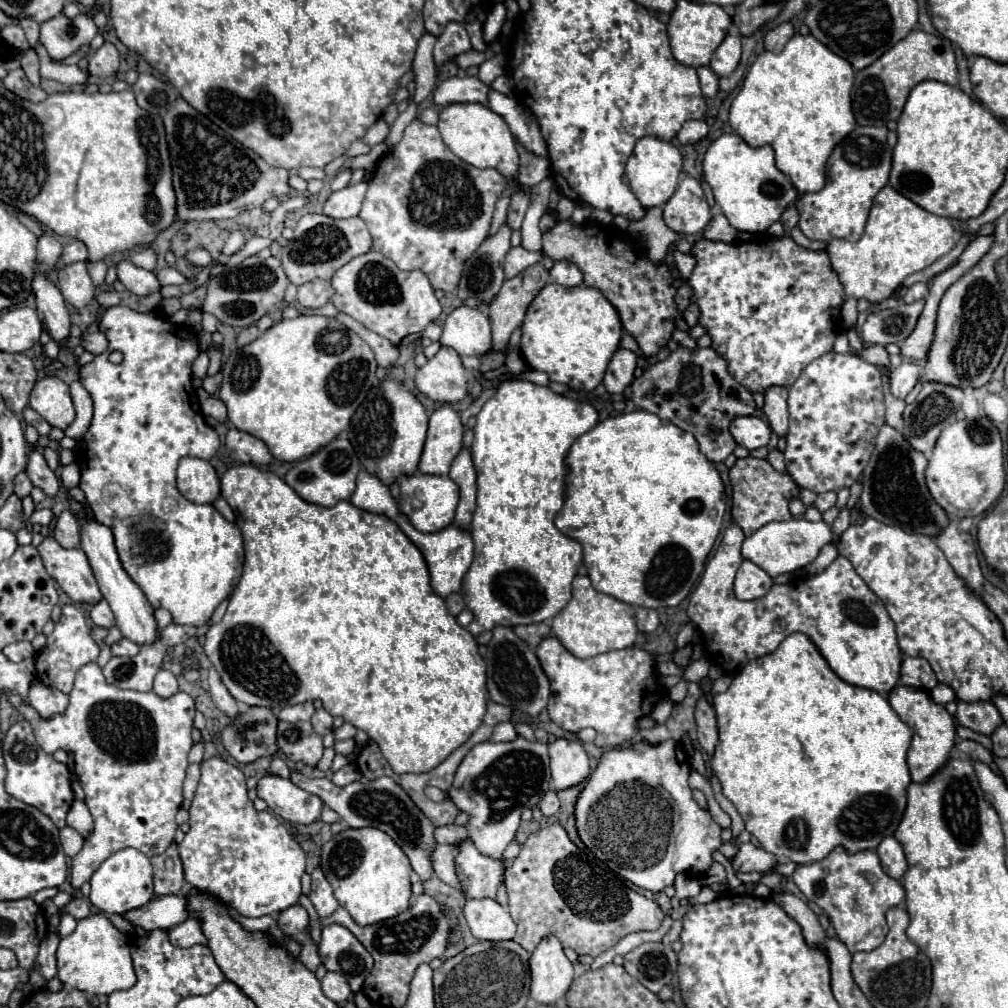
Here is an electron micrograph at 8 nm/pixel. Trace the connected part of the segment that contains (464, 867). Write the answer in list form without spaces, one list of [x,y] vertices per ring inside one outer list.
[[[462,841],[460,853],[456,857],[456,873],[464,885],[466,897],[496,897],[498,885],[504,881],[502,861],[492,861],[484,857],[472,841]]]

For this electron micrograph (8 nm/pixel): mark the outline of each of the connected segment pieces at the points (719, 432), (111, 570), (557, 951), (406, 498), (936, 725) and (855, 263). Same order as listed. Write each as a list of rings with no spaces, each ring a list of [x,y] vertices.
[[[674,349],[664,361],[650,365],[638,379],[632,383],[632,401],[636,407],[664,417],[688,429],[700,443],[700,451],[712,461],[724,461],[736,447],[734,437],[730,435],[730,423],[736,417],[748,417],[756,413],[756,403],[752,393],[748,393],[734,377],[728,373],[724,359],[714,349]]]
[[[68,497],[68,503],[70,503],[70,509],[74,511],[74,515],[78,517],[82,549],[84,549],[88,561],[90,561],[90,567],[94,571],[96,583],[98,583],[104,599],[110,603],[110,607],[114,611],[116,627],[122,631],[124,637],[128,637],[130,641],[136,641],[138,645],[144,645],[148,641],[154,641],[156,639],[156,633],[158,633],[158,625],[154,621],[154,609],[148,603],[148,599],[142,593],[142,589],[124,571],[124,567],[120,563],[120,557],[118,557],[118,551],[116,551],[116,545],[114,545],[112,531],[106,525],[94,521],[94,517],[86,517],[86,511],[84,511],[86,507],[82,503],[78,503],[76,499]]]
[[[544,937],[532,953],[530,979],[530,997],[542,1005],[554,1005],[570,989],[574,969],[556,937]]]
[[[414,473],[400,477],[400,511],[410,519],[410,523],[422,533],[434,533],[448,527],[454,521],[458,505],[458,485],[446,475],[426,475]]]
[[[898,685],[888,695],[888,701],[890,701],[892,709],[900,715],[900,719],[914,731],[912,745],[908,749],[910,777],[912,777],[914,783],[926,783],[952,757],[952,749],[956,745],[956,725],[954,725],[954,719],[946,711],[944,705],[936,705],[930,699],[930,695],[926,691],[920,691],[920,689],[908,689],[904,685]]]
[[[886,185],[872,203],[866,231],[858,241],[832,239],[826,247],[832,267],[848,297],[880,303],[912,273],[930,267],[956,245],[956,231],[946,217],[932,215]]]

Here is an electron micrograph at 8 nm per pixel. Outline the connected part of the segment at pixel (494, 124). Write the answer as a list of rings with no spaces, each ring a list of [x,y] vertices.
[[[454,103],[454,105],[448,105],[440,111],[438,129],[440,129],[444,143],[450,147],[450,151],[456,157],[460,157],[462,161],[466,161],[468,165],[478,167],[478,169],[496,169],[498,173],[502,173],[506,177],[506,189],[496,203],[496,211],[494,211],[494,219],[492,219],[492,227],[490,227],[490,235],[496,233],[498,227],[506,221],[510,197],[518,187],[518,181],[516,181],[518,153],[516,153],[514,137],[508,129],[506,121],[480,103]]]

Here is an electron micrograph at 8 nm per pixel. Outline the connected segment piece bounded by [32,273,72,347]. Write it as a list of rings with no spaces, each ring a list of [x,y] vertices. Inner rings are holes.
[[[38,273],[32,281],[32,289],[36,295],[36,311],[42,323],[42,329],[60,345],[64,347],[70,337],[70,313],[66,309],[64,297],[60,289],[48,281],[46,275]]]

